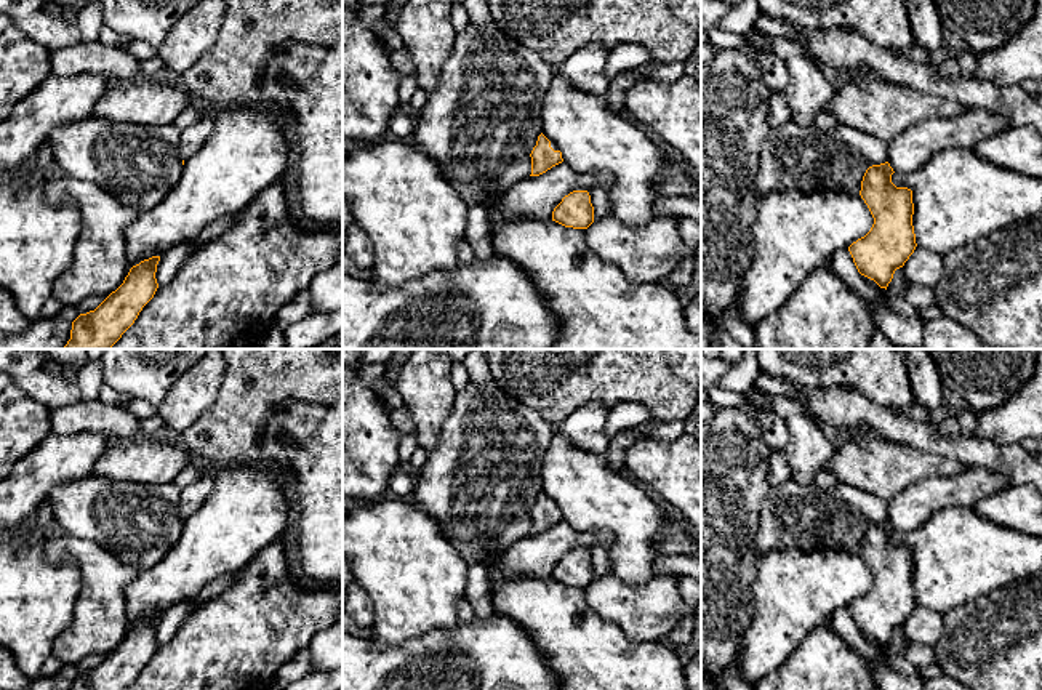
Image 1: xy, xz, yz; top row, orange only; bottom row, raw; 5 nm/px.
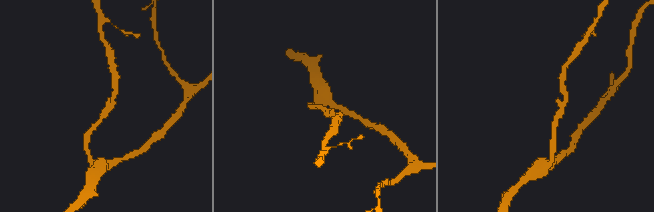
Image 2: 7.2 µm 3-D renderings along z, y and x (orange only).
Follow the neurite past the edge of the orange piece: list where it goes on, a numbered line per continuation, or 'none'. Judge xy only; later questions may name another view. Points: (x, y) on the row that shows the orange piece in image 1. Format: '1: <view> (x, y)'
none

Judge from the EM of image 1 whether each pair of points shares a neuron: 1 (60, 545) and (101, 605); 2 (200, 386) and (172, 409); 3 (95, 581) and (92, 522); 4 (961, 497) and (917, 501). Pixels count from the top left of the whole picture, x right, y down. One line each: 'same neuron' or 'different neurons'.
1: same neuron
2: same neuron
3: different neurons
4: same neuron

